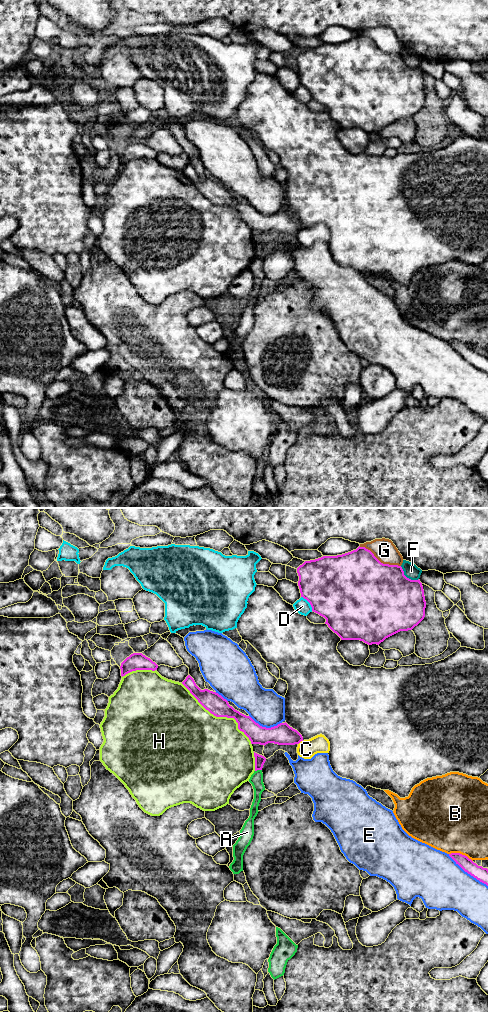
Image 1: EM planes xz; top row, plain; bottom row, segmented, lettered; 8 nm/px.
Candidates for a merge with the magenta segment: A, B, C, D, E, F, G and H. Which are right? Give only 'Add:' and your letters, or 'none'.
Add: none

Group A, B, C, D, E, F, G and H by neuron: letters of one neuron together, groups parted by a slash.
A / B / C / D / E / F / G / H

